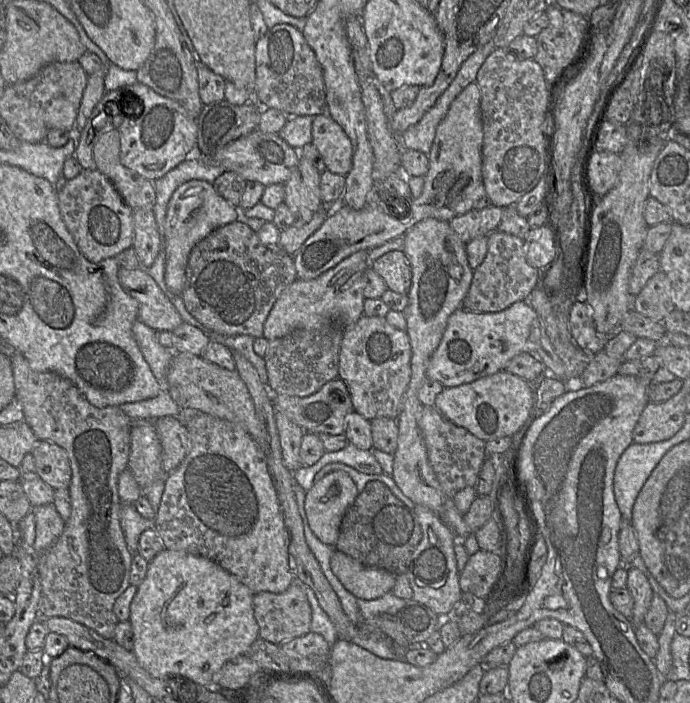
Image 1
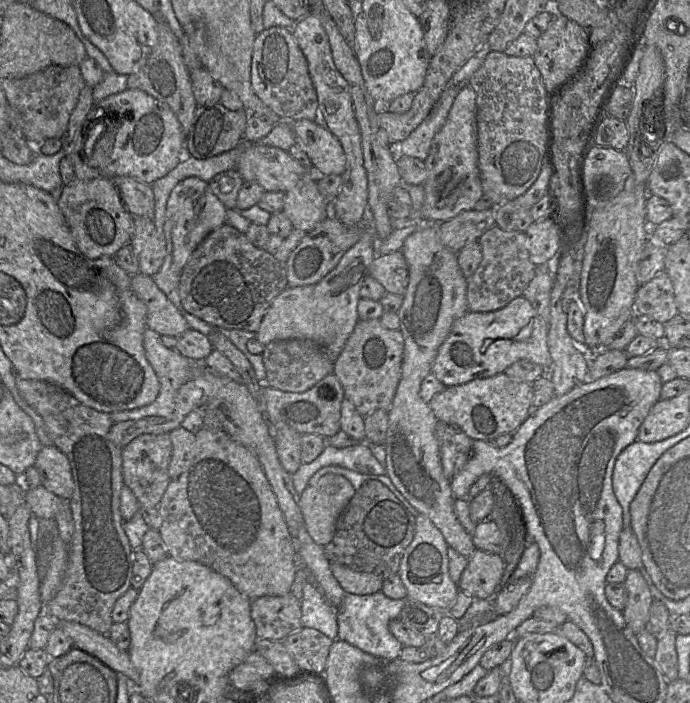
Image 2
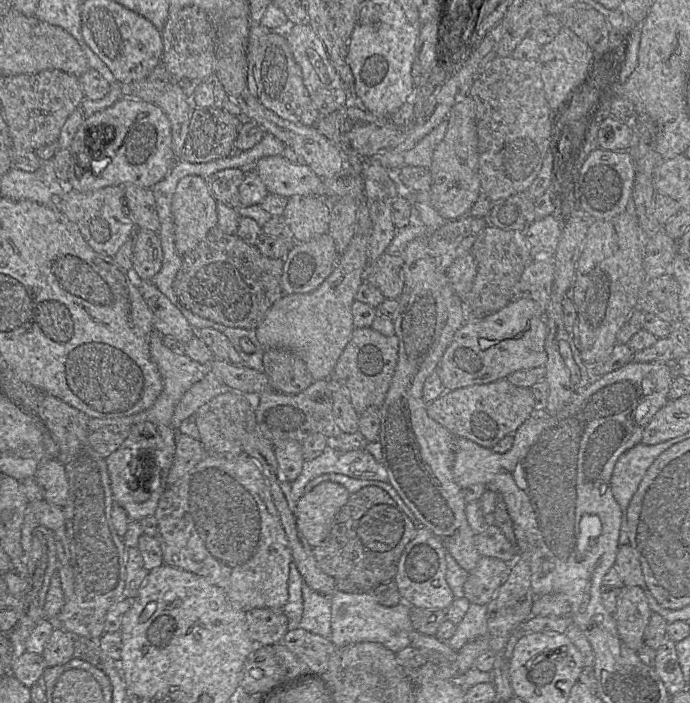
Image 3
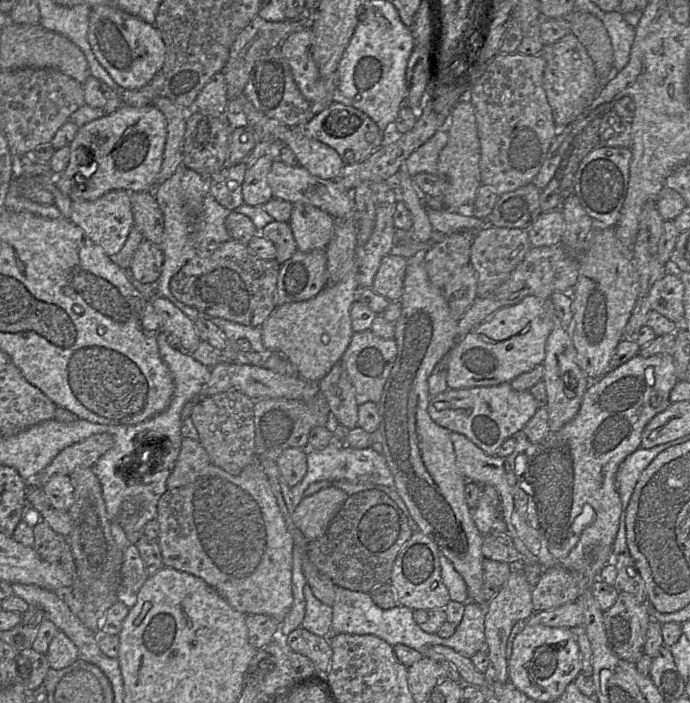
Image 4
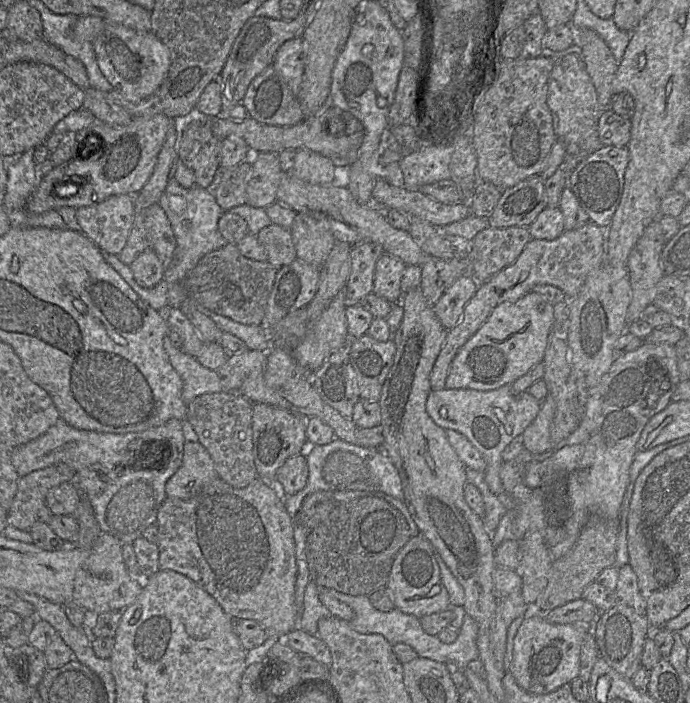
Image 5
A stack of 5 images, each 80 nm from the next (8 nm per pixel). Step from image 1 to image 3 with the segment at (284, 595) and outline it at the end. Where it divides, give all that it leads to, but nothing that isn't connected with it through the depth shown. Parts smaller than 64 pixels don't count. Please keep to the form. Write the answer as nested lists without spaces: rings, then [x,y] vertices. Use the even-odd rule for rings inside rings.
[[[254,608],[246,612],[249,635],[258,646],[283,641],[288,632],[288,619],[283,609]]]

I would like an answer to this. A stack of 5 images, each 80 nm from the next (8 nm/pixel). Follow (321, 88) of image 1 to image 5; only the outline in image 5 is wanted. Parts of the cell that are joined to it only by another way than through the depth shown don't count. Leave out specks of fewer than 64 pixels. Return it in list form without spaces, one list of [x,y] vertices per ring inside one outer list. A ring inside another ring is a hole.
[[[271,64],[250,83],[242,104],[249,116],[273,126],[293,126],[305,119],[297,97]]]

